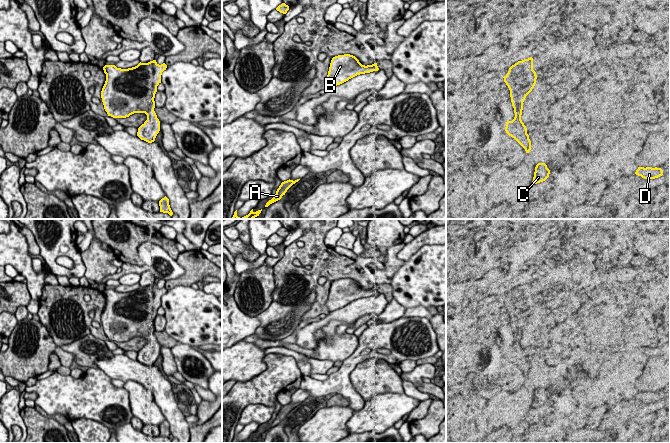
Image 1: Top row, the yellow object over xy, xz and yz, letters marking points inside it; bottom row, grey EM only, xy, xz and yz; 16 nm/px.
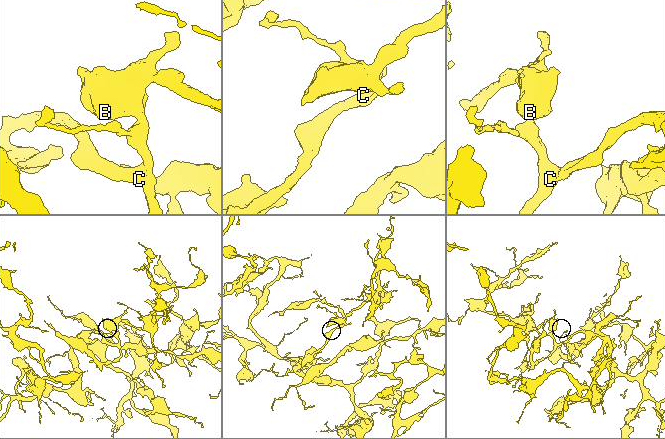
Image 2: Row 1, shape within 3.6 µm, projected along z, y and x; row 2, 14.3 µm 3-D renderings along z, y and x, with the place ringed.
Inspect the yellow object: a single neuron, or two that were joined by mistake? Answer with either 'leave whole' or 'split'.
leave whole

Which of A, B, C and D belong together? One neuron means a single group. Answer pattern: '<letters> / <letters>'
A B C D

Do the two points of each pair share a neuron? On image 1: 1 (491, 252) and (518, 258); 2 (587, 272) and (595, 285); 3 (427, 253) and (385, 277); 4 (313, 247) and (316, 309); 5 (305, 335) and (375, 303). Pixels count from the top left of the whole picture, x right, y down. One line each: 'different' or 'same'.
1: different
2: different
3: different
4: same
5: same

